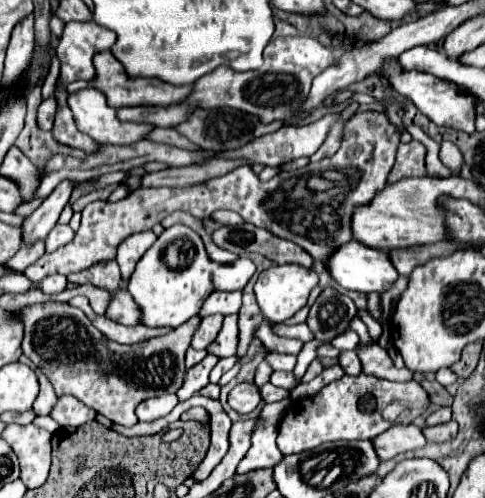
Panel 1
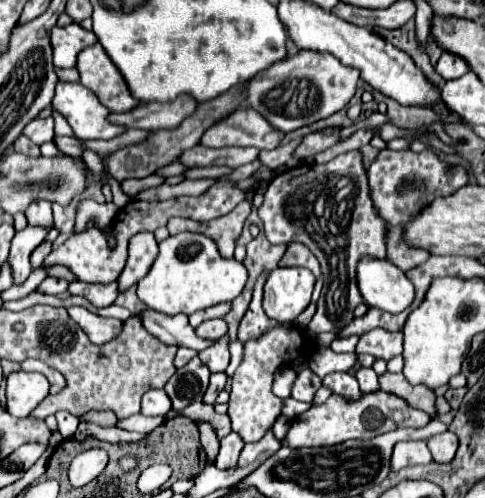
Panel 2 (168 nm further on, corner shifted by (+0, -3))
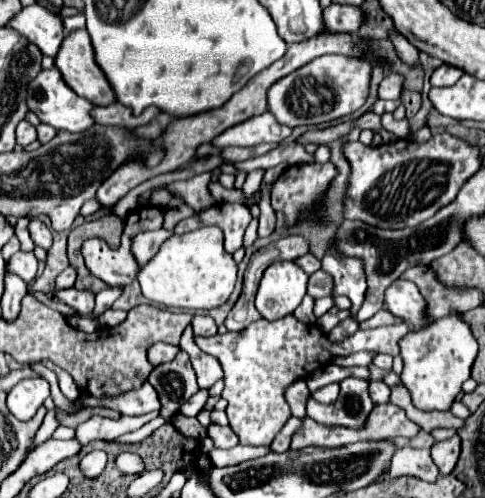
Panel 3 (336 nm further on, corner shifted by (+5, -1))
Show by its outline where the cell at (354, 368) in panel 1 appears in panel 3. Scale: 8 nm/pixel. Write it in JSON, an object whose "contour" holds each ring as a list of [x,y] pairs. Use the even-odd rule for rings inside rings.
{"contour":[[[370,382],[368,390],[370,390],[370,398],[374,400],[374,404],[390,402],[390,388],[384,382]]]}

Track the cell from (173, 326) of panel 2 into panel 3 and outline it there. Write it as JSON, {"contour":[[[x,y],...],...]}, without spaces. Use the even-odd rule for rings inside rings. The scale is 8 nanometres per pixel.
{"contour":[[[290,314],[278,322],[260,318],[240,332],[226,332],[210,338],[196,336],[196,344],[206,354],[214,356],[224,370],[222,398],[228,402],[226,414],[232,430],[240,438],[240,444],[270,446],[276,432],[280,432],[282,424],[286,424],[286,420],[292,416],[284,398],[284,392],[292,382],[306,378],[316,368],[330,364],[338,356],[350,356],[360,350],[398,356],[398,340],[406,332],[410,332],[406,324],[380,326],[372,330],[358,330],[354,336],[334,344],[316,324],[302,324]]]}

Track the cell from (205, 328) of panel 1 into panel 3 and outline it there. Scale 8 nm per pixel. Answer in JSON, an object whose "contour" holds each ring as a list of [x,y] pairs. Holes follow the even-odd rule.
{"contour":[[[194,316],[192,328],[196,336],[214,336],[216,334],[216,322],[210,316]]]}

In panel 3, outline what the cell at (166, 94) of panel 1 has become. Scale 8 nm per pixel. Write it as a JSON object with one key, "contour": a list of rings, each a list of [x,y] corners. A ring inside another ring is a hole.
{"contour":[[[74,30],[70,32],[64,40],[62,40],[62,48],[58,50],[58,56],[54,58],[54,66],[60,70],[62,80],[82,98],[90,100],[94,106],[110,106],[112,102],[116,102],[116,96],[104,76],[104,72],[98,68],[96,60],[94,60],[94,50],[90,44],[90,36],[88,32],[82,30]]]}

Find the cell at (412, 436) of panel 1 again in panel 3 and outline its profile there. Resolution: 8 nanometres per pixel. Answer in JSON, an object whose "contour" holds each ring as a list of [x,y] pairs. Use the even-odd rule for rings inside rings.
{"contour":[[[400,448],[392,456],[390,476],[392,478],[414,476],[418,480],[434,482],[438,478],[438,468],[432,462],[428,450],[420,450],[420,448]]]}

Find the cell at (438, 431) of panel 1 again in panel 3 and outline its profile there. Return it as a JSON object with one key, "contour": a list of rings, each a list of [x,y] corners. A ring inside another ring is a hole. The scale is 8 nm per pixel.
{"contour":[[[458,436],[432,446],[432,460],[438,466],[442,476],[448,476],[454,470],[458,456],[460,456],[460,438]]]}

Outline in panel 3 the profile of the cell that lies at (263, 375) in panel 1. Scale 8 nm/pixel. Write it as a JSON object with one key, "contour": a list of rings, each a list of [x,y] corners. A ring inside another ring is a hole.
{"contour":[[[304,380],[292,384],[286,390],[286,400],[288,400],[290,408],[292,408],[292,416],[296,416],[300,420],[302,420],[302,416],[308,416],[306,414],[306,402],[308,402],[308,398],[310,398],[310,390],[308,390]]]}

